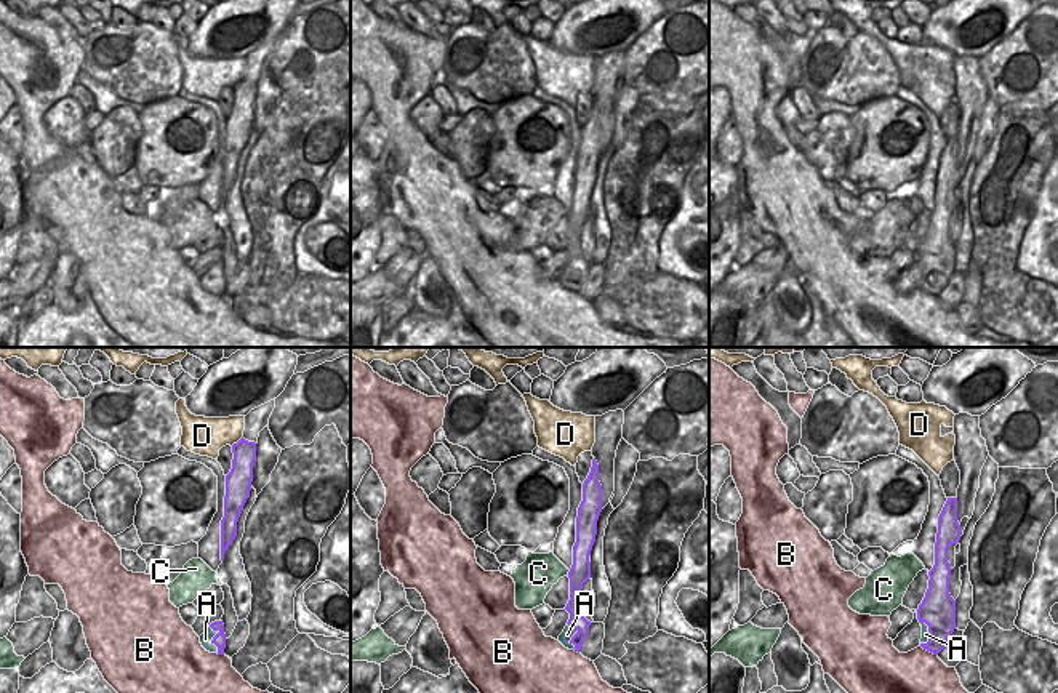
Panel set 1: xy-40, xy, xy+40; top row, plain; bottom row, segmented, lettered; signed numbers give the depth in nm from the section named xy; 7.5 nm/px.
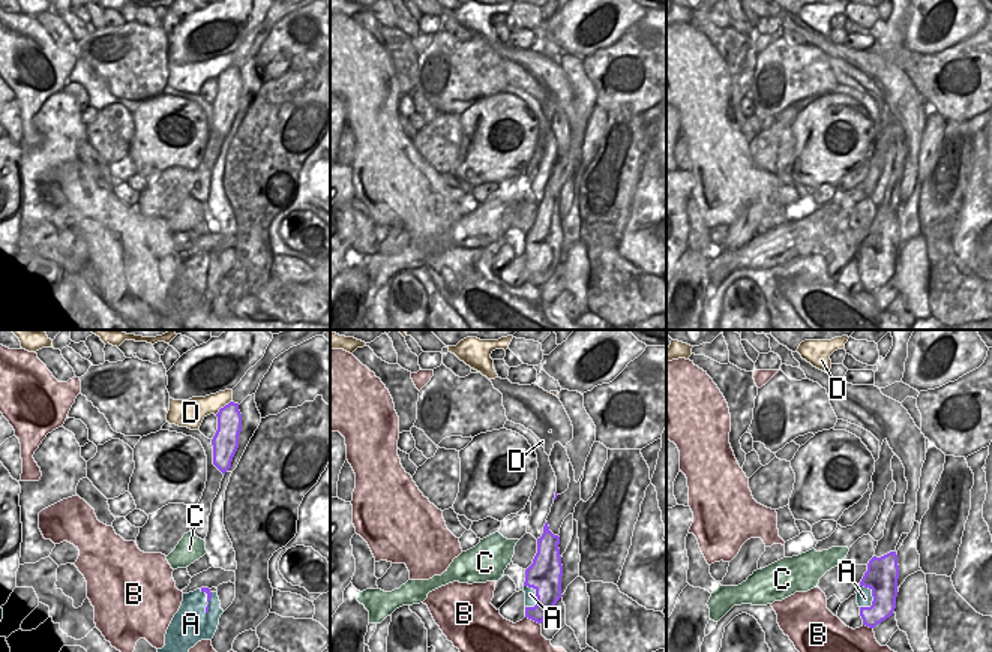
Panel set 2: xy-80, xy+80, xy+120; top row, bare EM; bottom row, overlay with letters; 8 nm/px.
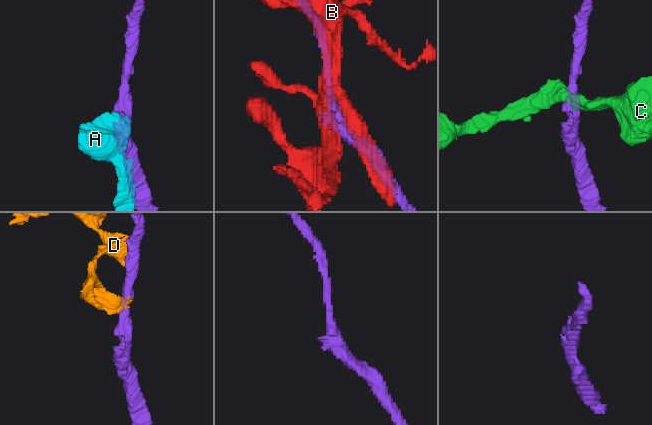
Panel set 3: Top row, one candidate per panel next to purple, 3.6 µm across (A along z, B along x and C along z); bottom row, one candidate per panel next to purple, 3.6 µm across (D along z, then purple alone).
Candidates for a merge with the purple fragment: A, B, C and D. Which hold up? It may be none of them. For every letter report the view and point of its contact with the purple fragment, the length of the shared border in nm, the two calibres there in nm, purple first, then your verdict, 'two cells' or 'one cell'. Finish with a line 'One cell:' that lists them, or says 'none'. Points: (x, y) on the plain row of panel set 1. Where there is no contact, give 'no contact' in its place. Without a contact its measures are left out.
A: contact xy-40 (213, 280); length 220 nm; calibres 100 and 100 nm; two cells
B: contact xy+40 (929, 292); length 160 nm; calibres 220 and 460 nm; two cells
C: contact xy (569, 213); length 50 nm; calibres 160 and 280 nm; two cells
D: contact xy-40 (237, 84); length 120 nm; calibres 170 and 280 nm; two cells
One cell: none

